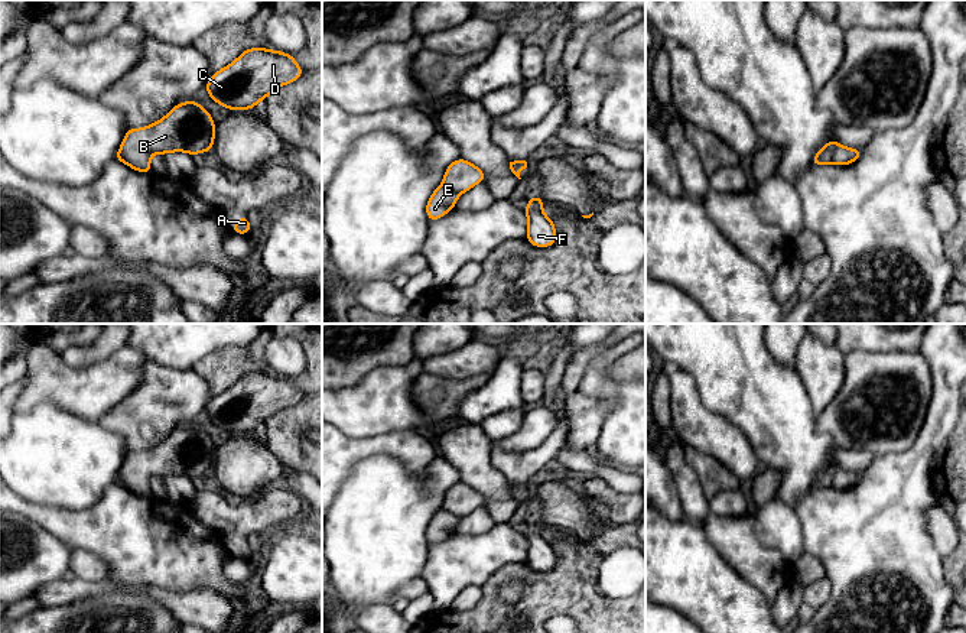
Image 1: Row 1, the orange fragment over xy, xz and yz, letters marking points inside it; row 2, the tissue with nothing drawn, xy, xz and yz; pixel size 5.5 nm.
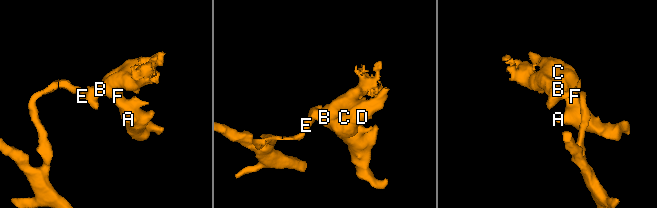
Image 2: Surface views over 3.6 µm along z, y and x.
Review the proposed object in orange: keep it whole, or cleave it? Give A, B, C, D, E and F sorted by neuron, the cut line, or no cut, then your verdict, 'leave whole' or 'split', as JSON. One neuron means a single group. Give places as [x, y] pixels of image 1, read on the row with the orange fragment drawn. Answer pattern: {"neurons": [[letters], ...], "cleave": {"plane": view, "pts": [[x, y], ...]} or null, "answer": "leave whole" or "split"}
{"neurons": [["A", "B", "C", "D", "F"], ["E"]], "cleave": {"plane": "yz", "pts": [[838, 145], [830, 161]]}, "answer": "split"}

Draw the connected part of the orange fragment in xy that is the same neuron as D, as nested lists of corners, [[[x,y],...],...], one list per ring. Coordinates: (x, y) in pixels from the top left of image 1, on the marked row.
[[[250,48],[230,65],[214,72],[205,92],[228,110],[251,110],[274,90],[297,81],[302,75],[303,69],[293,55]]]

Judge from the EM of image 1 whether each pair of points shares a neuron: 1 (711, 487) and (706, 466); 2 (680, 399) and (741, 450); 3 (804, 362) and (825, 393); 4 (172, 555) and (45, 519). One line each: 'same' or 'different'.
1: same
2: same
3: same
4: same

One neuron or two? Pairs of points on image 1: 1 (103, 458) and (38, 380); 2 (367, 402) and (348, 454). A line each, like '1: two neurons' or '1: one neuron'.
1: two neurons
2: two neurons

